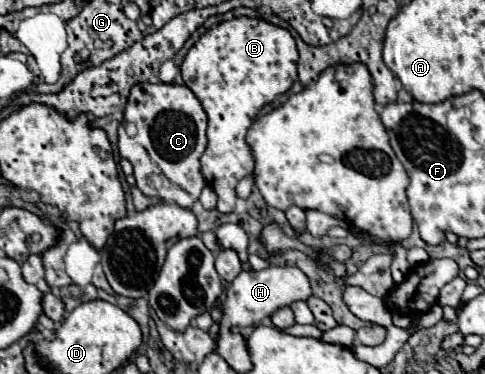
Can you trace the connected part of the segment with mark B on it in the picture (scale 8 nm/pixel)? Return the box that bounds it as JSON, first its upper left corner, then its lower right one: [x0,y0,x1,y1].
[181,18,297,214]

